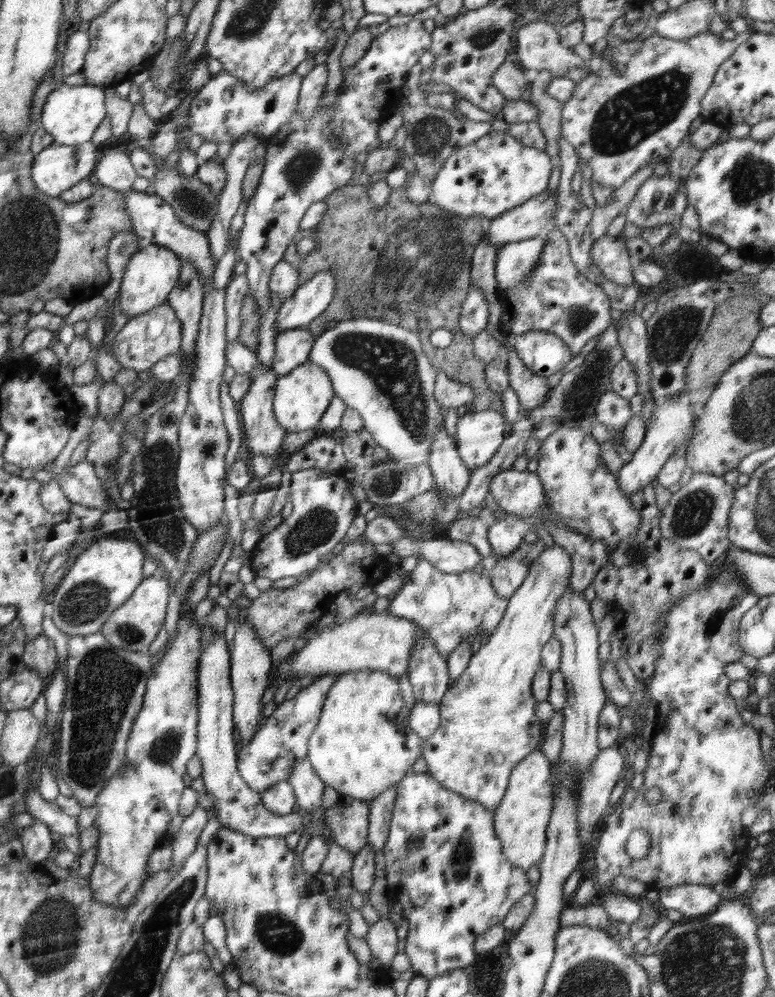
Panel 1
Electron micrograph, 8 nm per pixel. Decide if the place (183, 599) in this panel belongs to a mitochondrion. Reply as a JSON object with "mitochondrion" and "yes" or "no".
{"mitochondrion":"no"}

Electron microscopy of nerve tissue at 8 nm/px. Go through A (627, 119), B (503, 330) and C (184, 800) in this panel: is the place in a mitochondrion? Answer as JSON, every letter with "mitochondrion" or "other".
{"A":"mitochondrion","B":"other","C":"other"}

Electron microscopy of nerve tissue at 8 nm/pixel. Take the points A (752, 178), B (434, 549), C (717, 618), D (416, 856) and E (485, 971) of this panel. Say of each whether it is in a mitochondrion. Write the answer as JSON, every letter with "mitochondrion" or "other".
{"A":"mitochondrion","B":"other","C":"mitochondrion","D":"other","E":"mitochondrion"}

